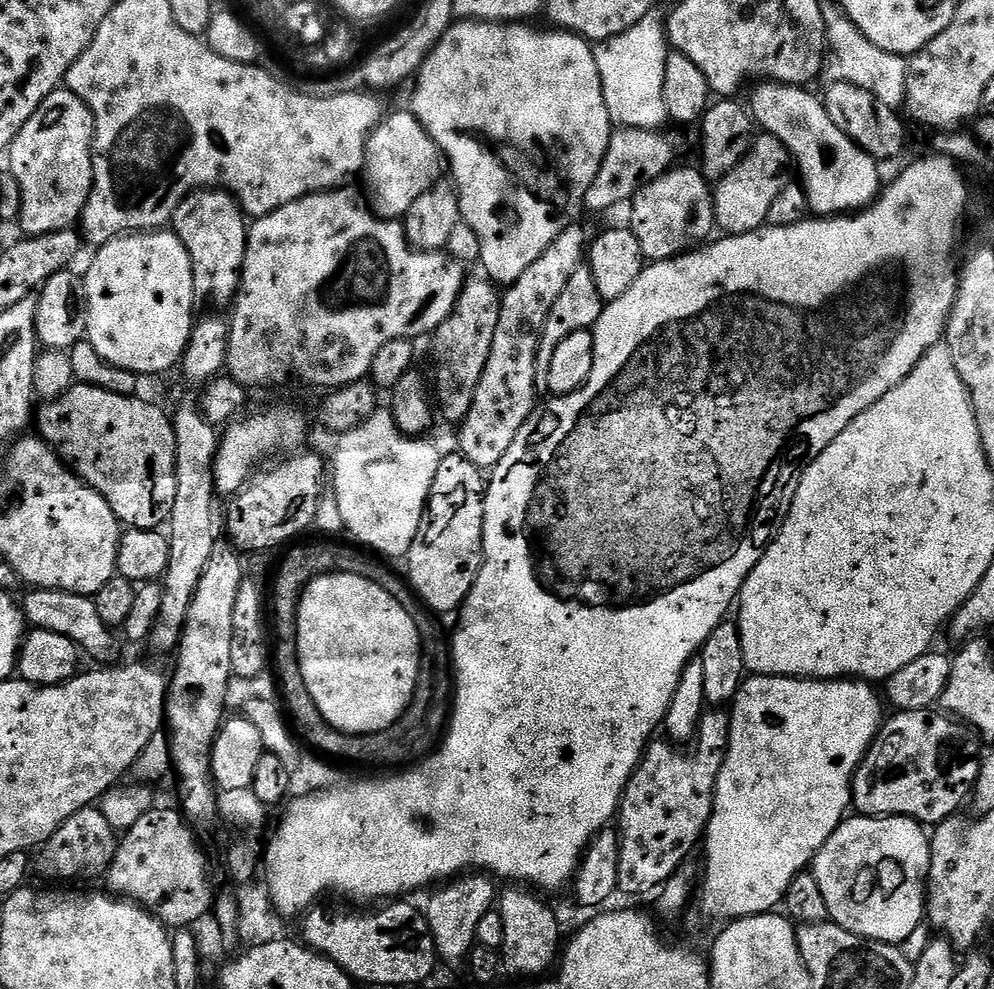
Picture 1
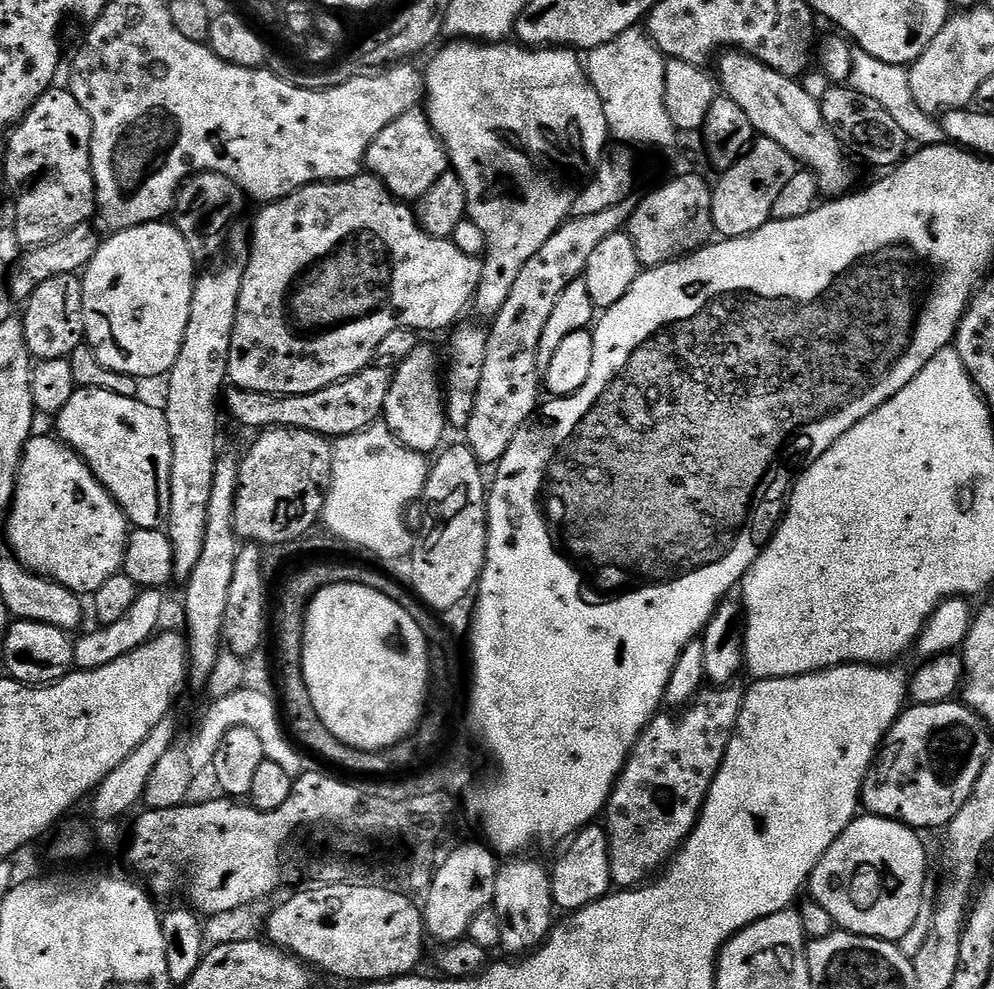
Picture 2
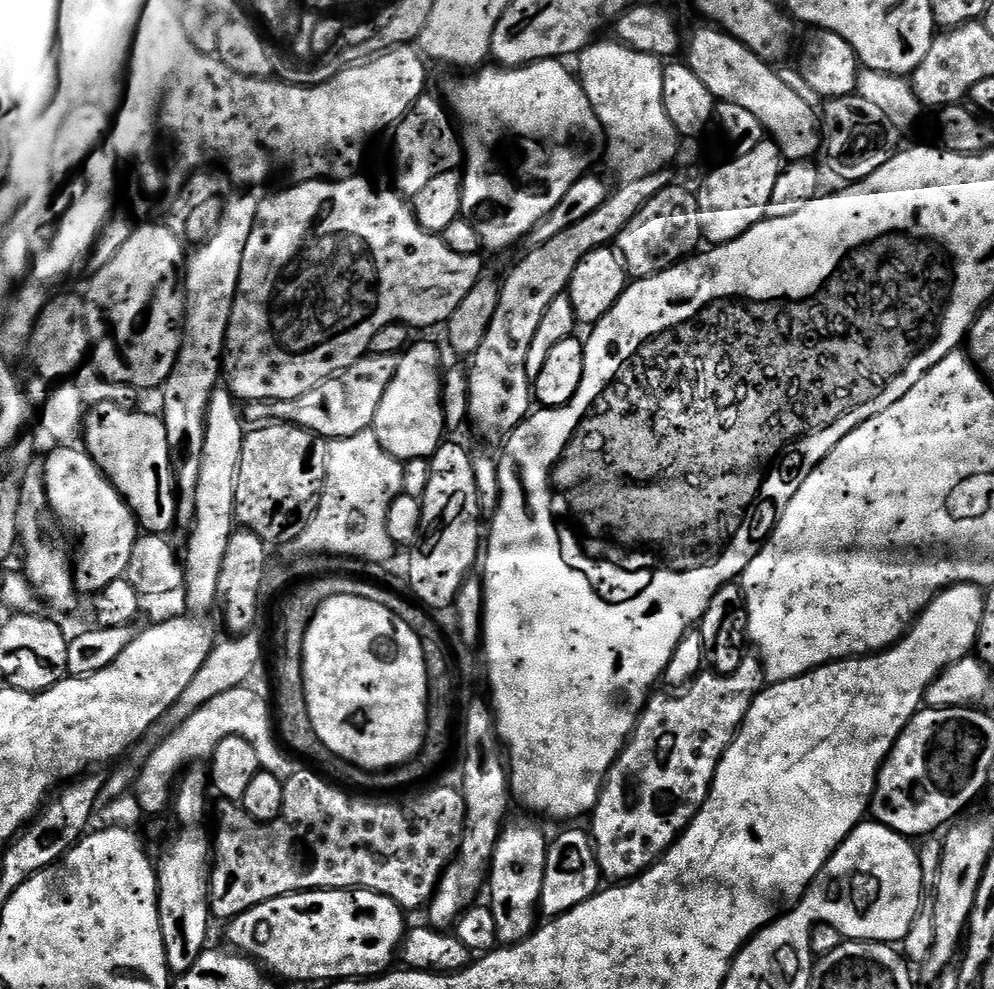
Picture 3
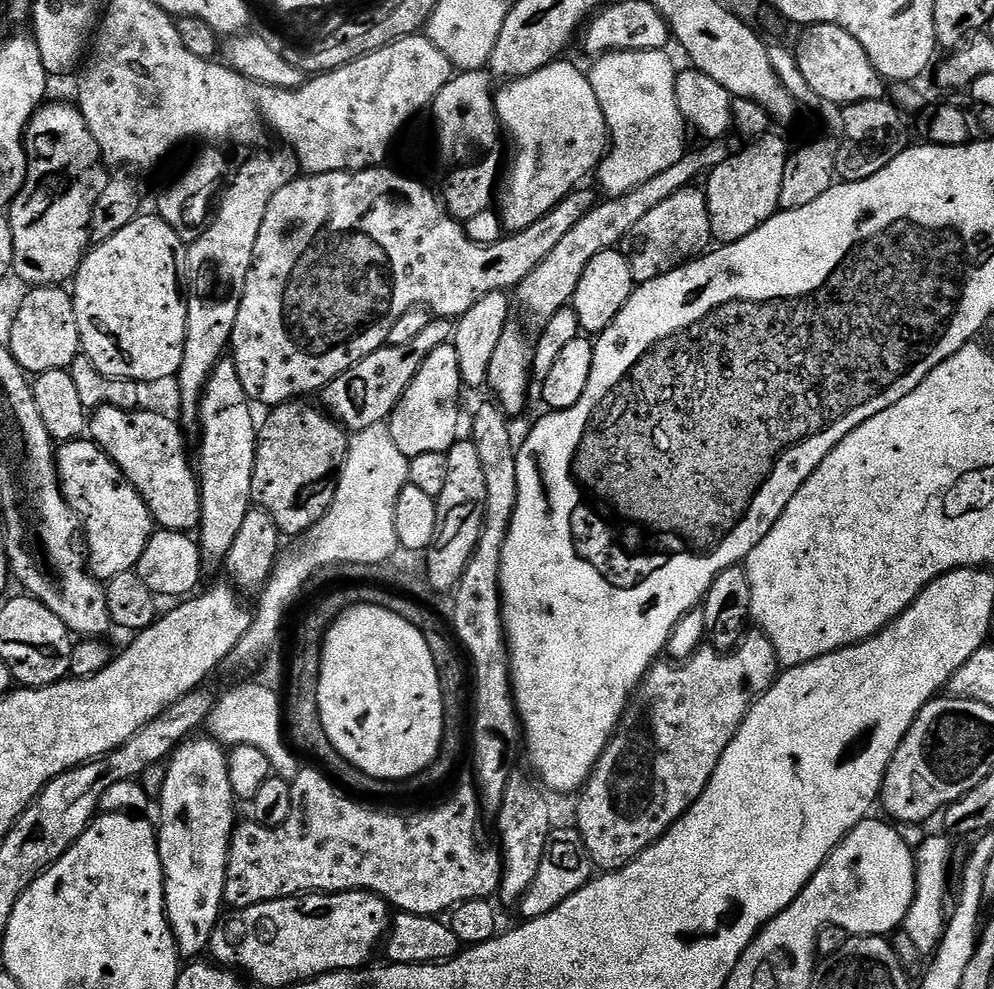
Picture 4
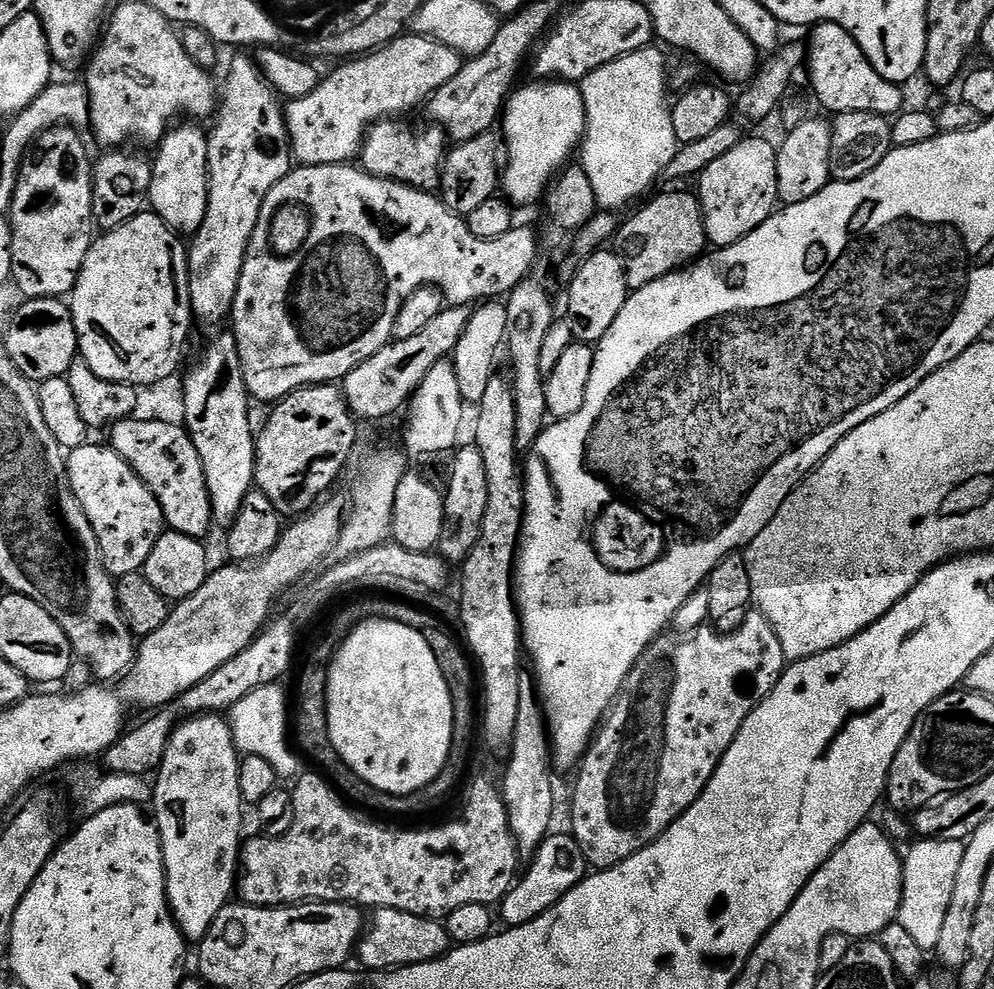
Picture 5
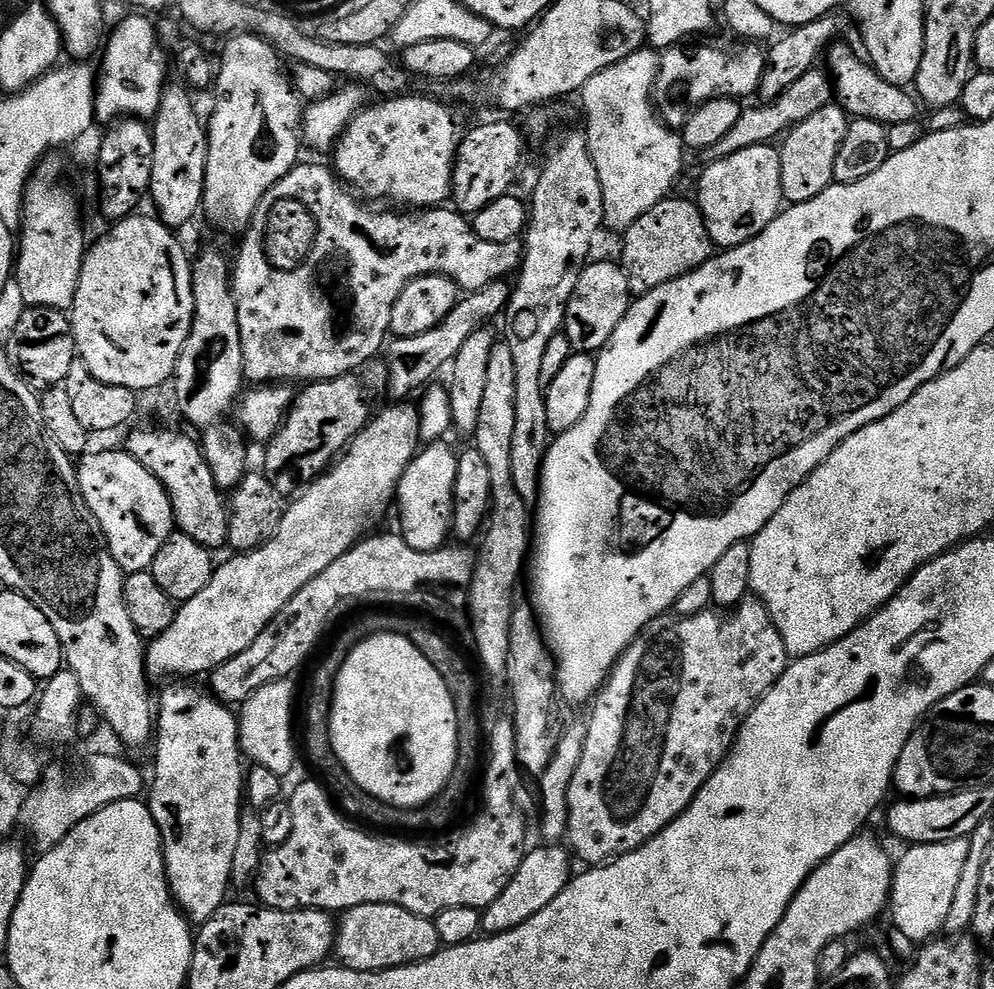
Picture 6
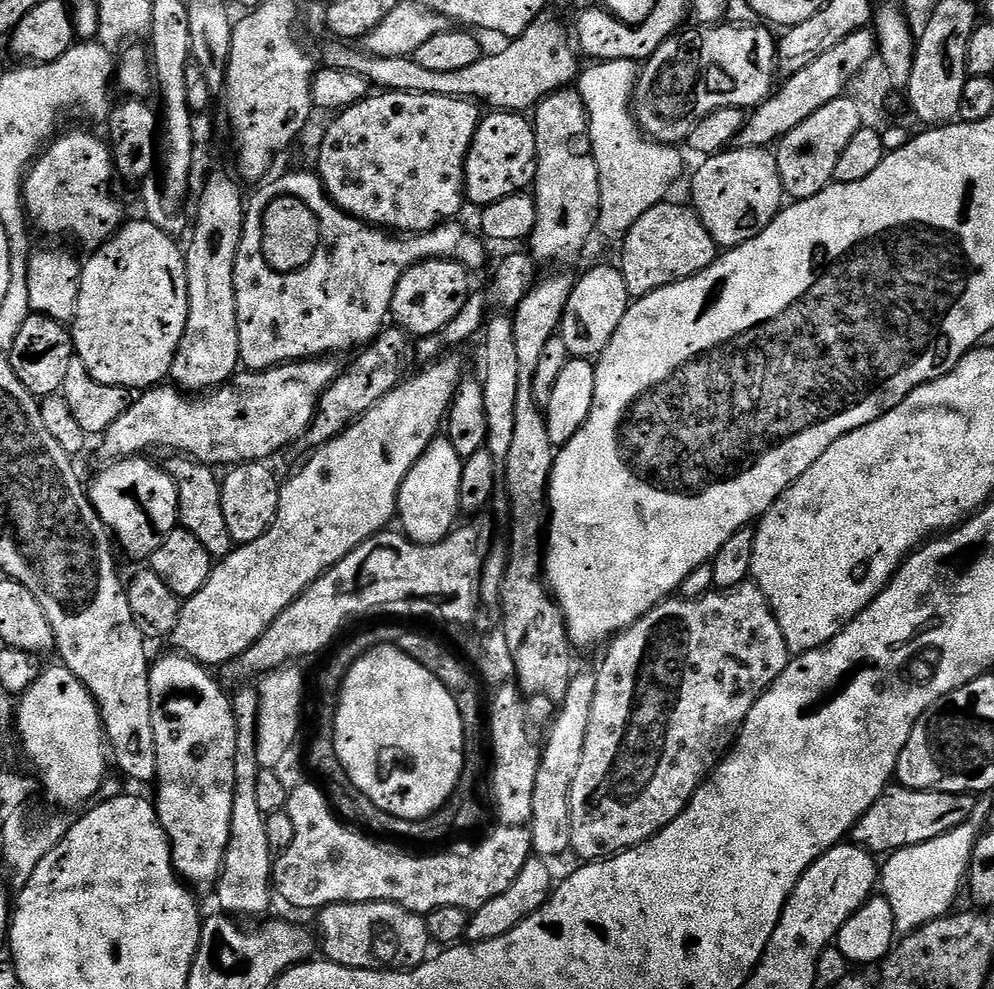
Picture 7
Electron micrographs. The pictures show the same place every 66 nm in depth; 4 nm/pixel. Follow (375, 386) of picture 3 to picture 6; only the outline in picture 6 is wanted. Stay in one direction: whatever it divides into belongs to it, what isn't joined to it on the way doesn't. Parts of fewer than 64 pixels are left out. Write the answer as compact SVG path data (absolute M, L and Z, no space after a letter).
M495 280L481 292L467 293L457 302L454 310L450 310L450 314L446 314L446 318L442 318L442 322L434 326L434 330L426 330L426 334L418 334L405 340L397 339L392 348L392 357L388 360L388 392L393 396L391 399L396 402L407 401L411 392L419 393L425 386L431 385L437 379L435 376L443 368L445 371L455 360L462 345L479 328L491 325L491 320L507 309L509 295L509 281Z

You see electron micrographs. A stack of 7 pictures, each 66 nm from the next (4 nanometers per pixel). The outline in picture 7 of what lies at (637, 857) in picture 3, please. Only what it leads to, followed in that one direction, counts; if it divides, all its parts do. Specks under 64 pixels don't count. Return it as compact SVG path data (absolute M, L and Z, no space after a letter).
M755 582L737 584L735 588L729 588L727 590L713 590L707 592L705 596L699 596L693 600L685 600L683 598L669 598L664 600L661 604L653 606L641 620L635 620L629 628L619 633L619 635L607 645L607 648L608 653L605 654L604 661L600 664L600 670L598 669L595 673L597 689L594 692L594 702L590 711L589 730L586 732L585 745L582 749L581 766L578 767L578 774L575 775L573 786L570 787L570 810L572 811L571 851L573 853L577 852L577 854L581 856L579 859L584 862L606 860L609 856L617 856L620 852L625 852L628 848L637 848L642 842L646 842L651 836L658 834L666 826L670 826L670 822L674 822L674 818L681 816L686 810L688 803L692 801L692 796L704 785L704 781L707 780L712 771L716 769L716 765L724 759L726 753L731 749L732 745L735 744L736 737L740 735L740 727L746 722L746 718L750 714L754 702L758 702L758 698L762 698L762 694L768 691L768 687L784 673L790 659L790 653L786 646L786 638L782 638L782 626L778 626L778 618L773 614L766 594L762 594L762 590Z

